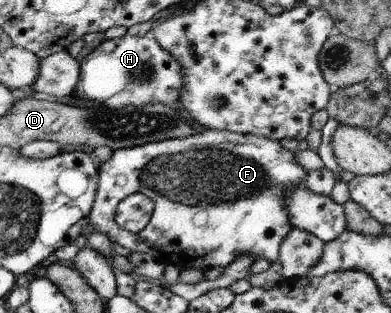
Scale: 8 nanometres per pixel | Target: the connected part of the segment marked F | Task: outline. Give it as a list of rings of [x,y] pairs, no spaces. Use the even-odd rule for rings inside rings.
[[[200,128],[187,137],[113,151],[111,157],[98,168],[94,202],[86,224],[91,231],[103,234],[111,243],[119,244],[131,253],[151,256],[161,267],[173,264],[179,271],[189,268],[199,274],[211,268],[223,269],[237,253],[247,253],[253,258],[262,257],[271,264],[278,259],[279,246],[292,230],[286,214],[285,198],[288,191],[303,185],[306,172],[297,164],[295,154],[280,146],[279,141]],[[134,194],[150,199],[153,205],[148,224],[135,234],[121,229],[114,220],[119,202]]]

